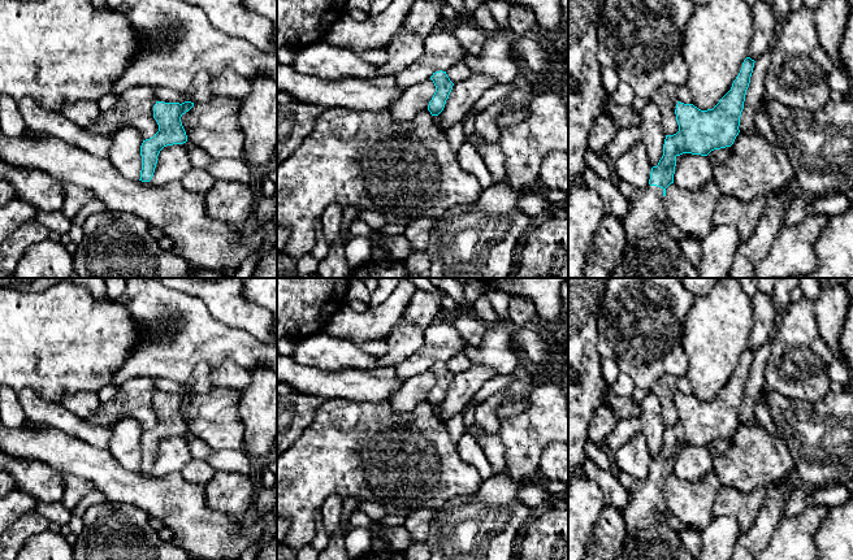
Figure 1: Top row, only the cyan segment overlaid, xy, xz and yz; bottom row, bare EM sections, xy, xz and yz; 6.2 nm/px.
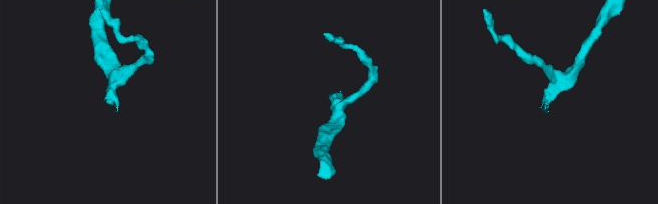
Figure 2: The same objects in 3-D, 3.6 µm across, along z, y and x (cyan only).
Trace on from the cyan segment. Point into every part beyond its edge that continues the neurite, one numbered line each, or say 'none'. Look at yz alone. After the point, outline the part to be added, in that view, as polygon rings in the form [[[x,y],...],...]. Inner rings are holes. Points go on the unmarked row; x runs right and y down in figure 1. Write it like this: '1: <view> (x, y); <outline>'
1: yz (649, 537); [[[650,476],[637,479],[629,495],[629,502],[620,509],[628,531],[615,560],[697,560],[667,522],[663,479]]]

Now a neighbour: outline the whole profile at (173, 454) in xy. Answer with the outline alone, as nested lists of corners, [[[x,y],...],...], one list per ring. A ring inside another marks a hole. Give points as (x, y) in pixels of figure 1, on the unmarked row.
[[[173,435],[164,438],[159,447],[153,468],[150,473],[142,473],[143,477],[163,477],[182,468],[192,459],[185,435]]]

